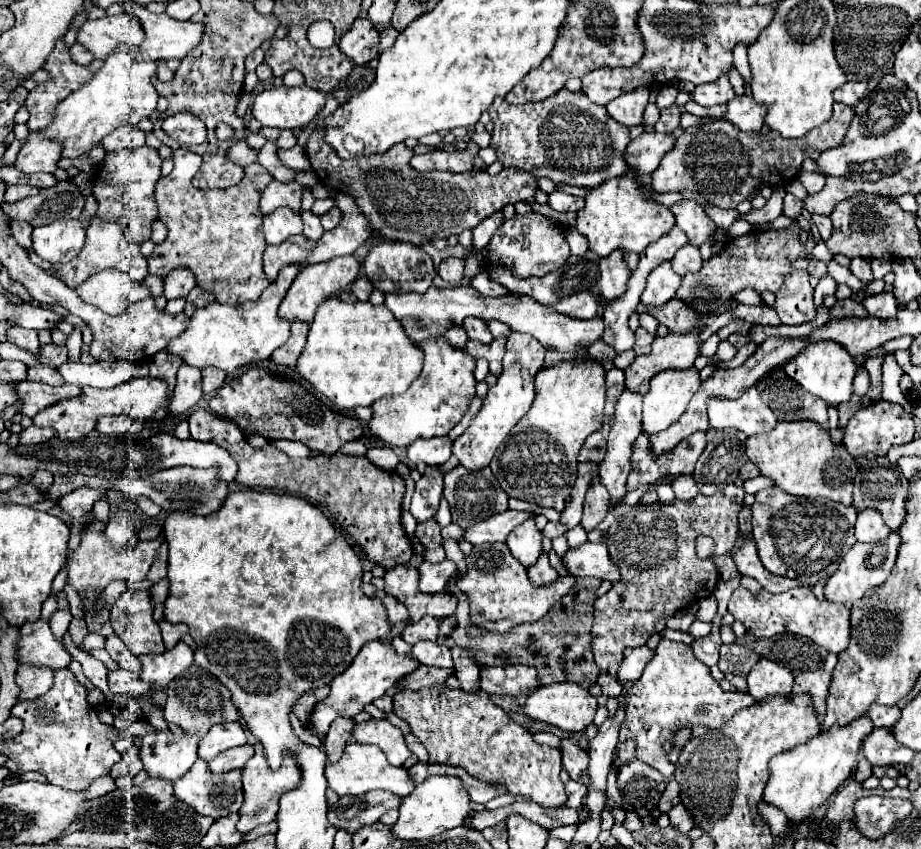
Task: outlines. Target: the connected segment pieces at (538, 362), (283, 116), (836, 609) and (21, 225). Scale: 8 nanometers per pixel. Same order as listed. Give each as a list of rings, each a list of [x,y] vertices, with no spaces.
[[[511,332],[507,336],[507,352],[503,358],[503,372],[497,378],[497,384],[489,388],[485,396],[483,410],[475,416],[473,424],[453,442],[453,454],[459,458],[459,464],[467,470],[481,470],[489,466],[499,444],[509,436],[511,428],[527,414],[535,398],[535,374],[543,368],[545,348],[541,342],[535,342],[529,334]]]
[[[273,86],[257,94],[251,108],[253,116],[263,126],[277,126],[281,130],[309,124],[325,106],[327,94],[309,86]]]
[[[739,586],[731,600],[729,600],[729,612],[735,616],[735,620],[741,620],[747,628],[747,634],[755,638],[771,638],[777,634],[797,634],[813,640],[817,646],[825,648],[827,652],[839,654],[849,646],[851,638],[851,624],[849,624],[849,610],[845,606],[817,600],[807,586],[791,588],[783,594],[771,594],[765,590],[759,590],[757,594],[749,592],[747,588]]]
[[[9,220],[11,222],[11,234],[15,238],[15,242],[23,248],[23,250],[29,250],[31,248],[31,226],[27,222],[15,222],[15,220]]]

